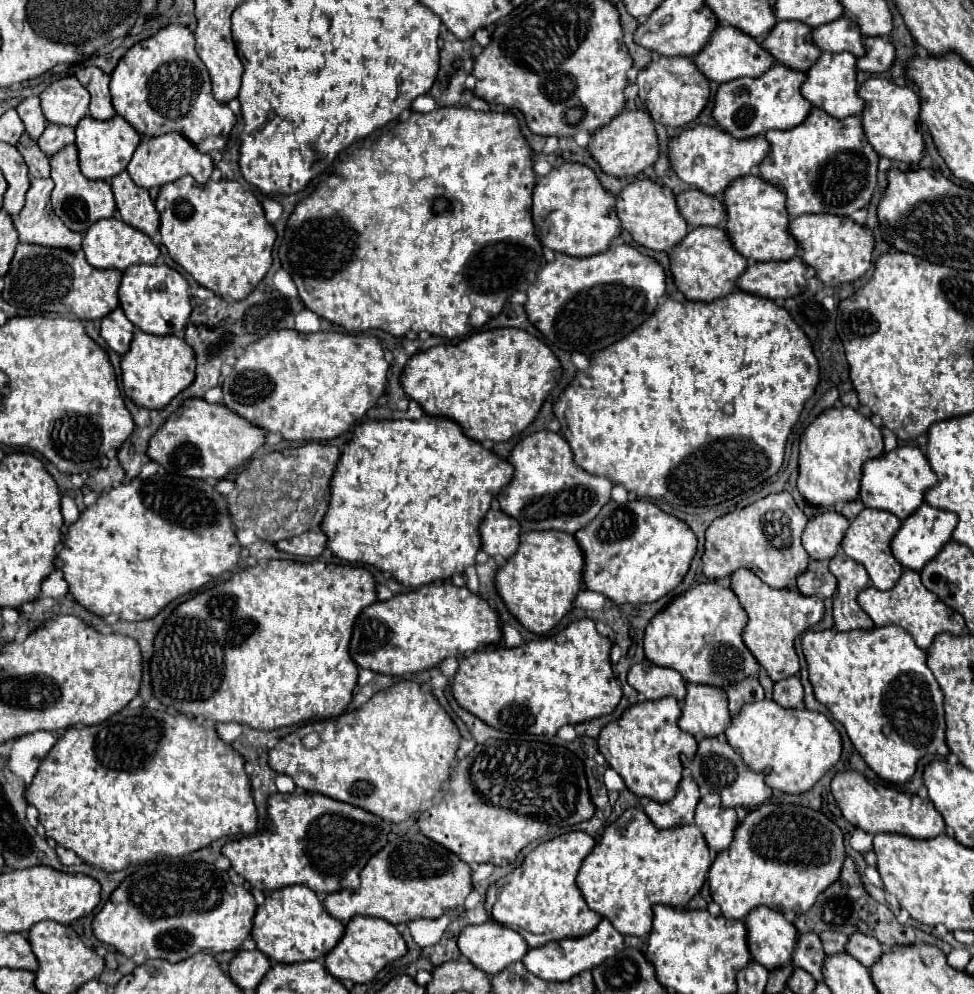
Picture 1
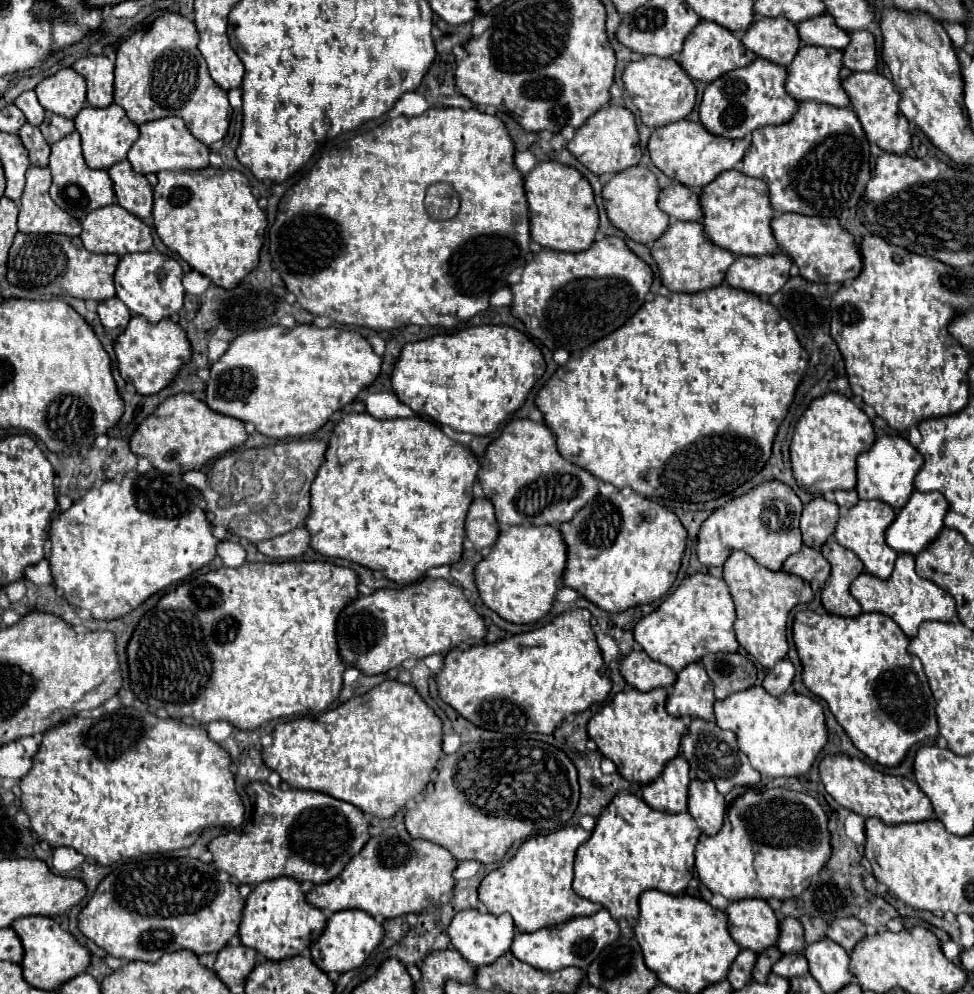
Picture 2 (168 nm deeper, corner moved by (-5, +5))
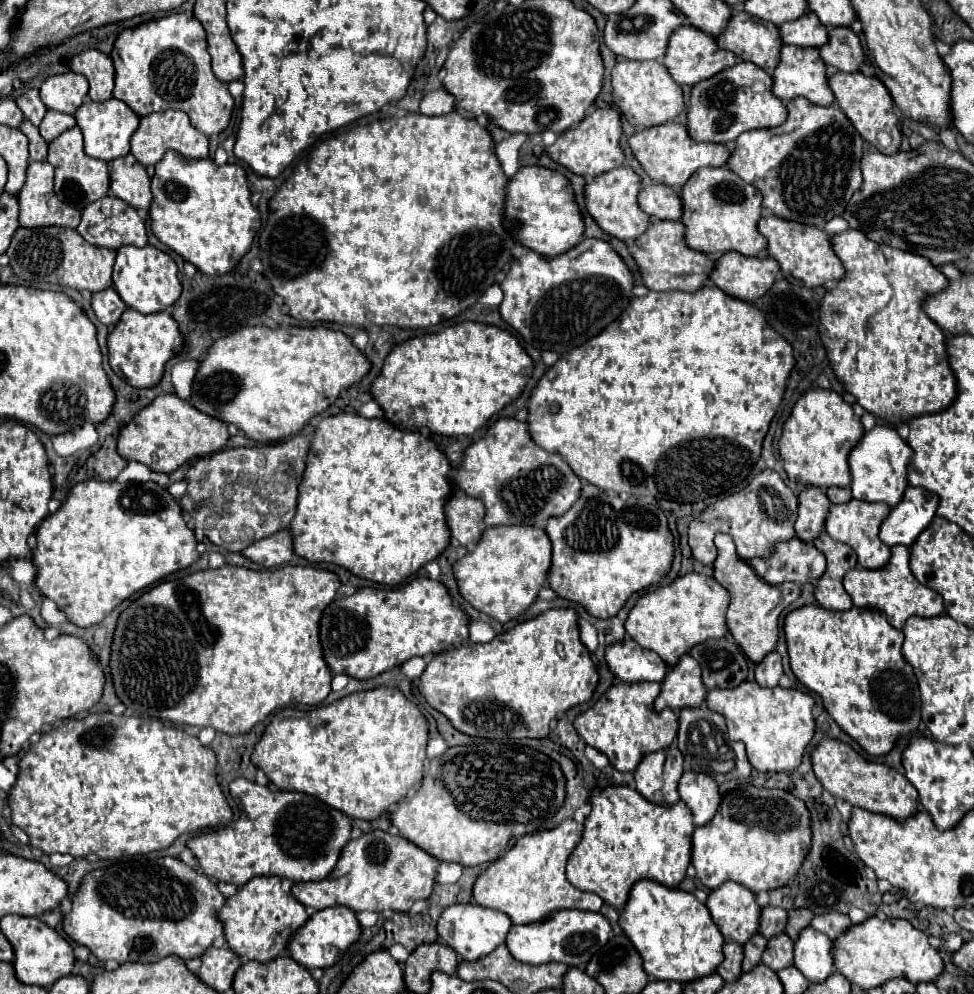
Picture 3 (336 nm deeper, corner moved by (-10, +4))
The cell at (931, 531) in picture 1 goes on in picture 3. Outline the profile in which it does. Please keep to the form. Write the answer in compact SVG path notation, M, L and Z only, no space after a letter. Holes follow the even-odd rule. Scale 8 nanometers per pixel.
M907 486L901 502L893 506L881 524L879 538L887 546L911 546L917 534L929 526L937 510L937 496L927 490Z

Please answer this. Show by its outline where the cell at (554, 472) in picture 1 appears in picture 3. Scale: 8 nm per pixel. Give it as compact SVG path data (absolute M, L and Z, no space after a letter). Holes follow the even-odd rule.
M515 418L495 420L481 440L465 448L453 482L467 496L483 502L485 526L519 524L543 528L547 518L565 514L581 490L581 480L569 464L561 456L539 448L531 440L527 424Z

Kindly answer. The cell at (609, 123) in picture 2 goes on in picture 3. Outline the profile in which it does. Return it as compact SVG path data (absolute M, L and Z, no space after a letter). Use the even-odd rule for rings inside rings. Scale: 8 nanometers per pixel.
M597 108L593 112L589 112L577 126L565 130L563 134L557 136L555 144L547 146L547 156L565 166L567 170L571 170L573 174L579 176L597 176L603 172L609 172L613 168L623 166L623 150L619 148L619 138L621 138L621 116L615 108Z

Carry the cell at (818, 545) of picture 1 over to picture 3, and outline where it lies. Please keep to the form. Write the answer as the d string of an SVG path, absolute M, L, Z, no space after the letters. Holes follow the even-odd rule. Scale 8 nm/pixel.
M817 486L805 488L799 494L799 516L795 522L795 534L803 542L813 542L821 532L827 512L829 512L829 498Z

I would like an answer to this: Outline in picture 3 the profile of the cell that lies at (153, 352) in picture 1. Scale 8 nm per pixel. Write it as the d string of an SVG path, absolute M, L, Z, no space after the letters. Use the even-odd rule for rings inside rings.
M127 308L121 314L117 326L113 326L107 334L107 354L111 370L137 388L155 386L165 370L169 358L179 354L183 348L183 338L179 334L179 326L169 312L155 312L155 314L141 314L137 310Z

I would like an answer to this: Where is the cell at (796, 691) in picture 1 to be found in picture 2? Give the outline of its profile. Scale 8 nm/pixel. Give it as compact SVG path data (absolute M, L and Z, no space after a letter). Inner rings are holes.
M784 659L780 661L780 665L776 665L776 669L768 671L762 685L770 695L780 697L792 687L792 681L794 681L794 665L788 659Z

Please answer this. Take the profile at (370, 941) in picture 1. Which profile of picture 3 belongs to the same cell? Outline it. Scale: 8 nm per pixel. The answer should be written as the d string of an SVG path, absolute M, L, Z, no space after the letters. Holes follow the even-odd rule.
M345 906L325 908L325 910L311 914L309 920L299 930L295 930L295 934L291 934L287 952L297 964L301 964L305 968L327 968L327 966L333 966L339 960L339 956L353 942L357 942L359 936L361 936L361 928L359 928L359 922L357 922L353 910L349 910Z

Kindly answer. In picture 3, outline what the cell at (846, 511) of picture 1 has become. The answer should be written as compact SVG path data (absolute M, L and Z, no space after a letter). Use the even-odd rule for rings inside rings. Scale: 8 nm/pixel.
M829 488L829 490L827 490L827 498L829 498L833 504L849 502L849 500L851 500L851 490L849 490L849 488Z

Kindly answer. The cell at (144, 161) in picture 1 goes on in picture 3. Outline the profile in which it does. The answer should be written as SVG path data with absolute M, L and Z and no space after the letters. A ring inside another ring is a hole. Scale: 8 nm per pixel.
M163 110L163 112L153 112L153 114L143 116L139 128L135 130L135 134L131 138L131 154L143 166L147 166L147 164L157 164L167 150L175 150L189 160L207 158L209 156L209 140L207 140L205 134L201 134L189 122L187 114L181 112L181 110Z

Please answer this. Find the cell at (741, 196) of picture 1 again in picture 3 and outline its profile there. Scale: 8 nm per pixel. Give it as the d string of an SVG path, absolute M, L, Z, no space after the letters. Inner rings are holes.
M699 168L681 190L683 200L683 216L681 222L685 226L685 244L697 252L719 256L729 250L741 252L743 256L765 254L765 238L757 232L757 222L761 218L761 194L757 194L755 186L745 184L737 178L729 168Z

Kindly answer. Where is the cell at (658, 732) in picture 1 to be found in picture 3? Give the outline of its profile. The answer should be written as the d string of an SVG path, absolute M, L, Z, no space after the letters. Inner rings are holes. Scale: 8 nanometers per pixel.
M657 682L615 684L589 710L579 714L573 722L573 726L575 726L577 734L585 740L585 744L603 752L619 772L633 772L633 766L637 766L637 762L641 760L641 754L645 754L645 750L661 750L661 746L669 746L677 736L677 726L679 726L677 712L673 712L669 708L665 708L661 712L653 710L653 698L657 698L659 688L661 686Z

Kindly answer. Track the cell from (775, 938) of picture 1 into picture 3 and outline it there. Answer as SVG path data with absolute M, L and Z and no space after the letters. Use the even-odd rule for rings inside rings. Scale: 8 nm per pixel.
M725 882L717 890L711 890L705 906L709 908L709 914L713 922L717 924L719 932L723 934L725 940L733 940L737 944L745 944L753 934L757 934L759 926L759 906L755 902L755 894L751 890L745 890L745 886L737 882Z

